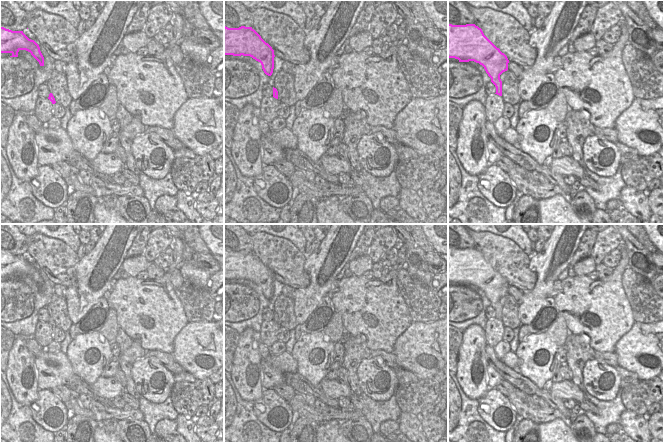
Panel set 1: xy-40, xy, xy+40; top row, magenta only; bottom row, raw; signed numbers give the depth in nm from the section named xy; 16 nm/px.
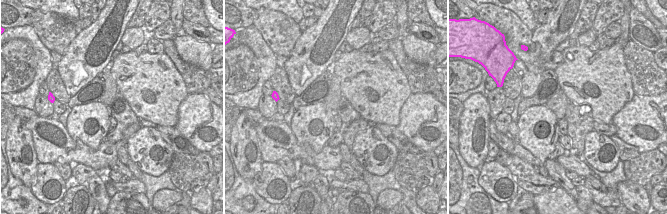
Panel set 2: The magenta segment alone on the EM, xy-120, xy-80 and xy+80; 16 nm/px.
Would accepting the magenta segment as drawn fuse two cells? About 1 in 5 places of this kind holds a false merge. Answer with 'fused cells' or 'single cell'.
single cell

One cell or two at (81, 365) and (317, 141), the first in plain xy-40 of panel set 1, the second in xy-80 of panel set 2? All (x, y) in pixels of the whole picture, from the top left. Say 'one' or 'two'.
one

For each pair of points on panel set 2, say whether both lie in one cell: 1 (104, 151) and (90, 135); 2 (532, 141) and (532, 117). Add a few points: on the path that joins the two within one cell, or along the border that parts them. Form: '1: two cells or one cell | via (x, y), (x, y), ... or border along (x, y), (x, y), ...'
1: two cells | border along (76, 139), (92, 149), (96, 149), (105, 141)
2: one cell | via (532, 135), (528, 129), (532, 123)

